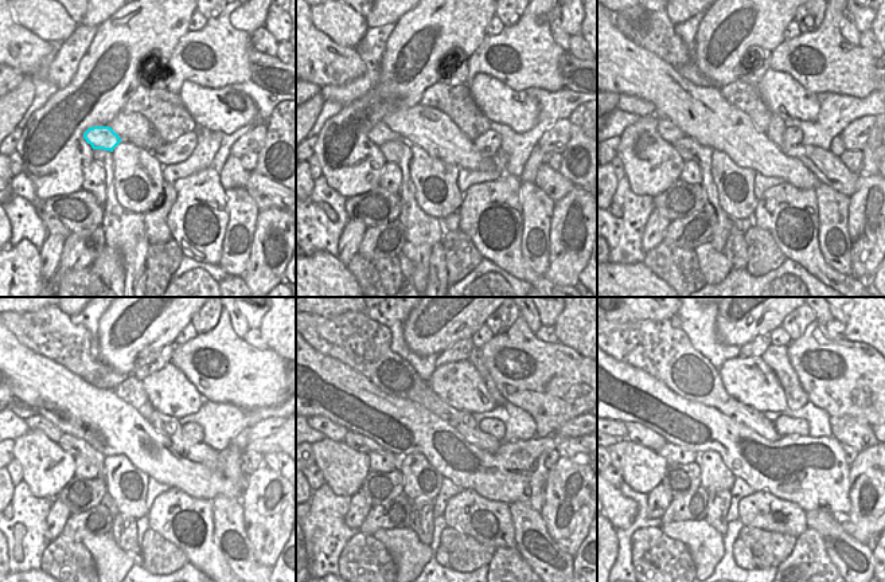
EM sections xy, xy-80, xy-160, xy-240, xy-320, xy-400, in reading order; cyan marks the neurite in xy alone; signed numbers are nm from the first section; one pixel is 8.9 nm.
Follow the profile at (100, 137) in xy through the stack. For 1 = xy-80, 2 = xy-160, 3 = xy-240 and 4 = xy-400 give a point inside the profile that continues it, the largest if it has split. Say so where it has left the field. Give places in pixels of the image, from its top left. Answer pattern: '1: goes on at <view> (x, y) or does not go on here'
1: goes on at xy-80 (379, 135)
2: goes on at xy-160 (667, 131)
3: goes on at xy-240 (50, 430)
4: goes on at xy-400 (624, 425)

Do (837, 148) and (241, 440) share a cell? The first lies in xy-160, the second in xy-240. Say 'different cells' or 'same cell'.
same cell

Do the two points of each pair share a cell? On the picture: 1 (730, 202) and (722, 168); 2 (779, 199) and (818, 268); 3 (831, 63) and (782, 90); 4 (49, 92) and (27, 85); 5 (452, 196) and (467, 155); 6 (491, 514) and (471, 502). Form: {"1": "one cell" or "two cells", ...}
{"1": "one cell", "2": "one cell", "3": "two cells", "4": "two cells", "5": "two cells", "6": "one cell"}

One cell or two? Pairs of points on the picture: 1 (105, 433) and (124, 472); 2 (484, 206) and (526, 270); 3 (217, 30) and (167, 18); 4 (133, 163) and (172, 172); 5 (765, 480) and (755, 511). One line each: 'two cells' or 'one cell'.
1: two cells
2: one cell
3: two cells
4: two cells
5: two cells

